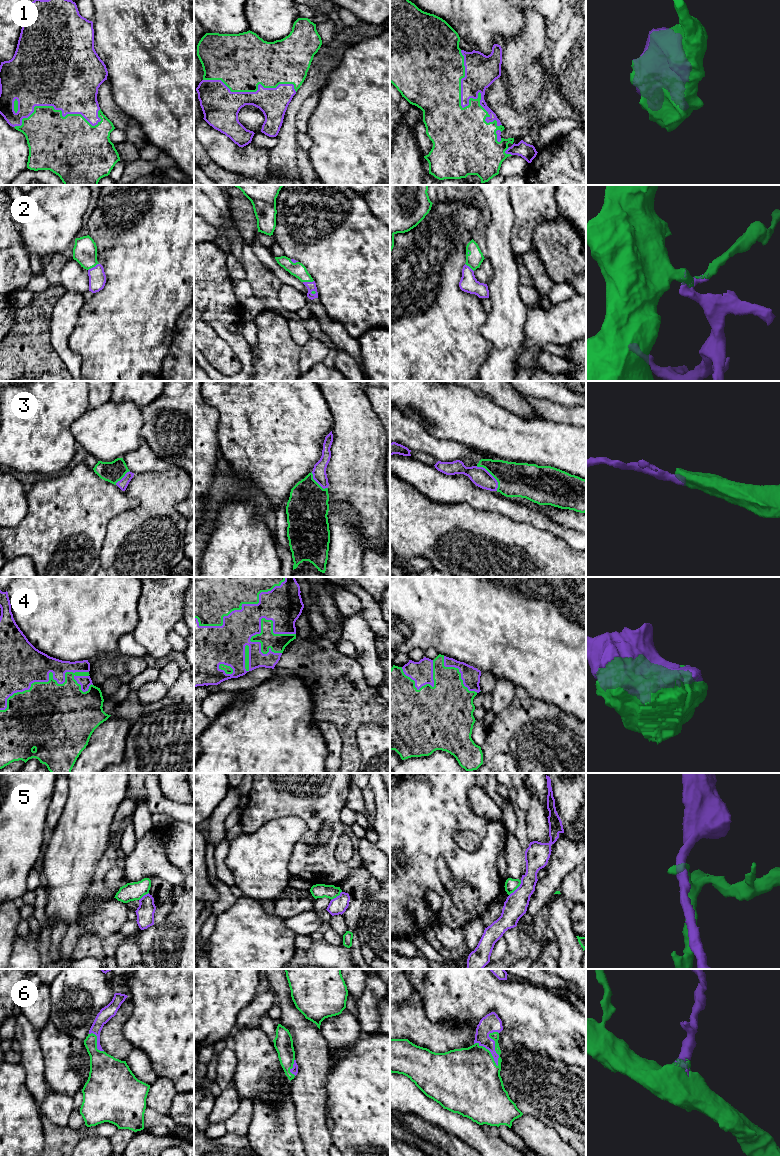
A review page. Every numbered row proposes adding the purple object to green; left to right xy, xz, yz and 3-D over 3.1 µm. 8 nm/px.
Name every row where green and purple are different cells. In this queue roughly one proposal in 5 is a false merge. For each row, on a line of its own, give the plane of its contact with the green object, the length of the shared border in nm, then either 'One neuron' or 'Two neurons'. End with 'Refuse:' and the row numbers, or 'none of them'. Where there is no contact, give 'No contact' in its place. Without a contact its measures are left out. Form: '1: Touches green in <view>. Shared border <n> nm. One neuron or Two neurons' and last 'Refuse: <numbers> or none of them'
1: Touches green in yz. Shared border 700 nm. One neuron
2: Touches green in xy. Shared border 110 nm. One neuron
3: Touches green in yz. Shared border 260 nm. One neuron
4: Touches green in xy. Shared border 750 nm. One neuron
5: Touches green in yz. Shared border 160 nm. Two neurons
6: Touches green in yz. Shared border 280 nm. One neuron
Refuse: 5

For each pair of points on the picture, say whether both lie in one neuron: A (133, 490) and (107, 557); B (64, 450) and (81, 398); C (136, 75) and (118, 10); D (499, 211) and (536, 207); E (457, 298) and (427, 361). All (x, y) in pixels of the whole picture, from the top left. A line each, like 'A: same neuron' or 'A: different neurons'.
A: same neuron
B: same neuron
C: same neuron
D: different neurons
E: same neuron

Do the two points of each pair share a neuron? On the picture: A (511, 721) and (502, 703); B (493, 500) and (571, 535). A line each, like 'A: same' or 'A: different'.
A: different
B: same

